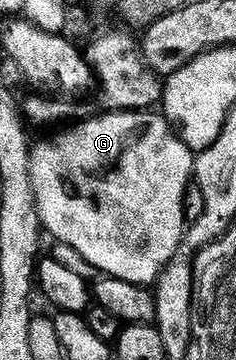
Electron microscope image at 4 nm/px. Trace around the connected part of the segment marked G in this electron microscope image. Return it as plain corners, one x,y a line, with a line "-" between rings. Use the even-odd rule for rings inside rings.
146,109
144,111
111,111
106,110
105,115
97,115
94,119
85,119
82,123
74,122
72,125
74,127
66,126
64,129
66,131
61,131
58,135
53,135
50,139
45,139
42,143
34,142
31,147
31,152
29,155
29,164
31,165
31,175
33,177
33,188
35,189
37,197
37,208
40,211
41,217
41,226
46,232
49,231
58,239
61,243
66,243
73,251
78,251
87,262
90,263
93,267
98,267
101,270
101,273
104,273
106,276
122,279
123,281
131,281
132,283
140,283
142,285
149,285
156,280
157,276
161,274
161,270
165,268
166,265
171,261
173,254
177,252
177,246
181,243
181,237
185,234
185,228
187,226
187,218
185,219
185,186
190,186
191,176
193,173
193,161
195,158
194,152
189,150
189,147
182,141
181,136
177,134
176,130
171,126
168,119
165,118
164,114
158,113
153,109

